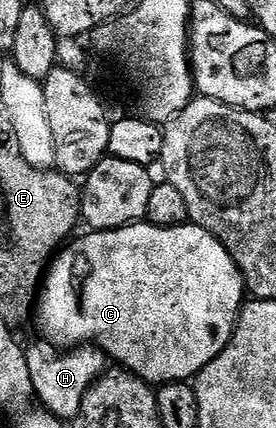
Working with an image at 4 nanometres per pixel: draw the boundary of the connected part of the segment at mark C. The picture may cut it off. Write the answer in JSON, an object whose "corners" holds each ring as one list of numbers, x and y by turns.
{"corners":[[149,222,129,224,116,230,107,232,95,232,93,230,71,239,53,257,48,271,40,285,40,295,36,300,36,320,42,327,42,332,47,341,59,350,73,350,79,346,97,345,115,365,121,366,125,371,139,376,151,386,163,384,176,384,189,381,197,377,198,373,206,368,223,352,228,342,234,336,234,325,238,323,238,313,244,307,244,285,242,275,228,250,208,230,204,230,199,224,184,223,179,228,158,228]]}

